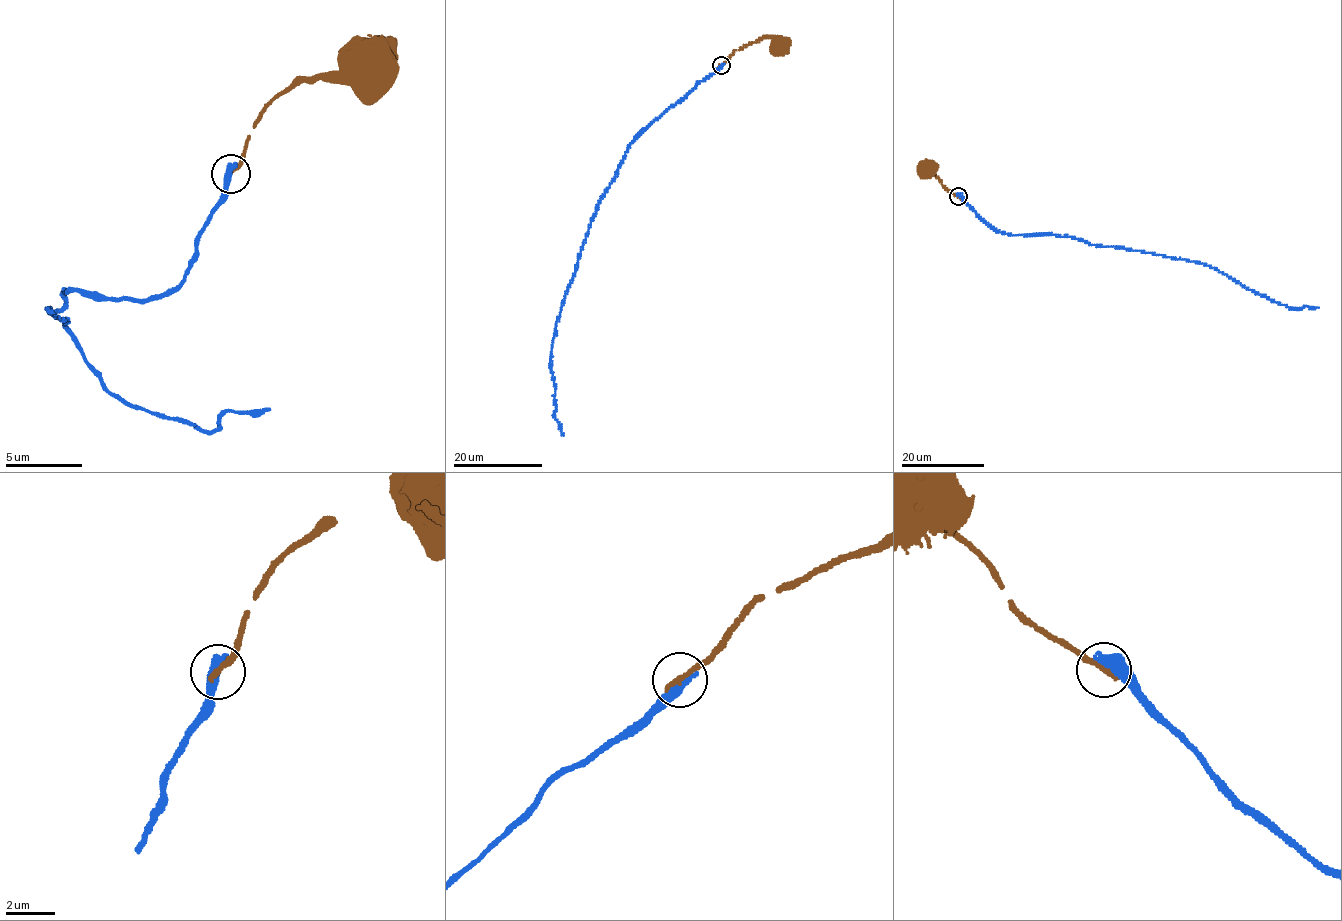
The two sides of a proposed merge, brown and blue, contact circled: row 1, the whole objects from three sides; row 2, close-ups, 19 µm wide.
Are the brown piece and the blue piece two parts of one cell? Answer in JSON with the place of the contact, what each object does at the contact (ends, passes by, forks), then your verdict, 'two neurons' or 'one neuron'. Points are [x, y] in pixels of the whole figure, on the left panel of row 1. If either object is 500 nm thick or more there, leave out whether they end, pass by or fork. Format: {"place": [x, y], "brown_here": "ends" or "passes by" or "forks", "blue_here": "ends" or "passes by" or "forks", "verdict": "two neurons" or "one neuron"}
{"place": [230, 173], "verdict": "two neurons"}

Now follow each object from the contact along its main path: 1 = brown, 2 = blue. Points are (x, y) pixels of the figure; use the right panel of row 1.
1: (958, 197), (942, 185), (939, 178), (922, 170), (928, 169)
2: (958, 196), (1000, 233), (1071, 236), (1094, 245), (1209, 265), (1275, 303), (1293, 309), (1306, 306), (1317, 308)

